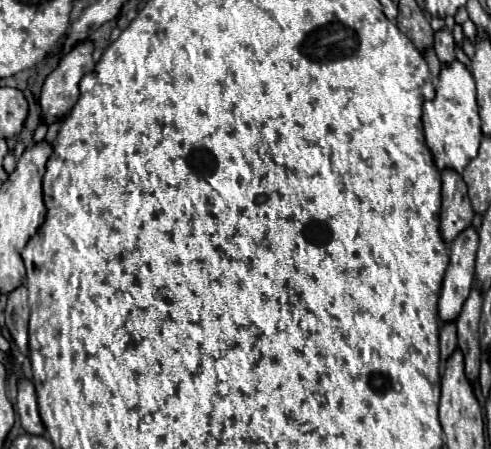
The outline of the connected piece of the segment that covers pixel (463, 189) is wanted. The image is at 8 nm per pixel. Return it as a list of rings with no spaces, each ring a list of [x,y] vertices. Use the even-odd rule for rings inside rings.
[[[443,168],[441,178],[443,178],[443,206],[439,222],[443,240],[451,242],[461,230],[465,230],[471,224],[475,210],[467,196],[467,184],[463,182],[459,172]]]

